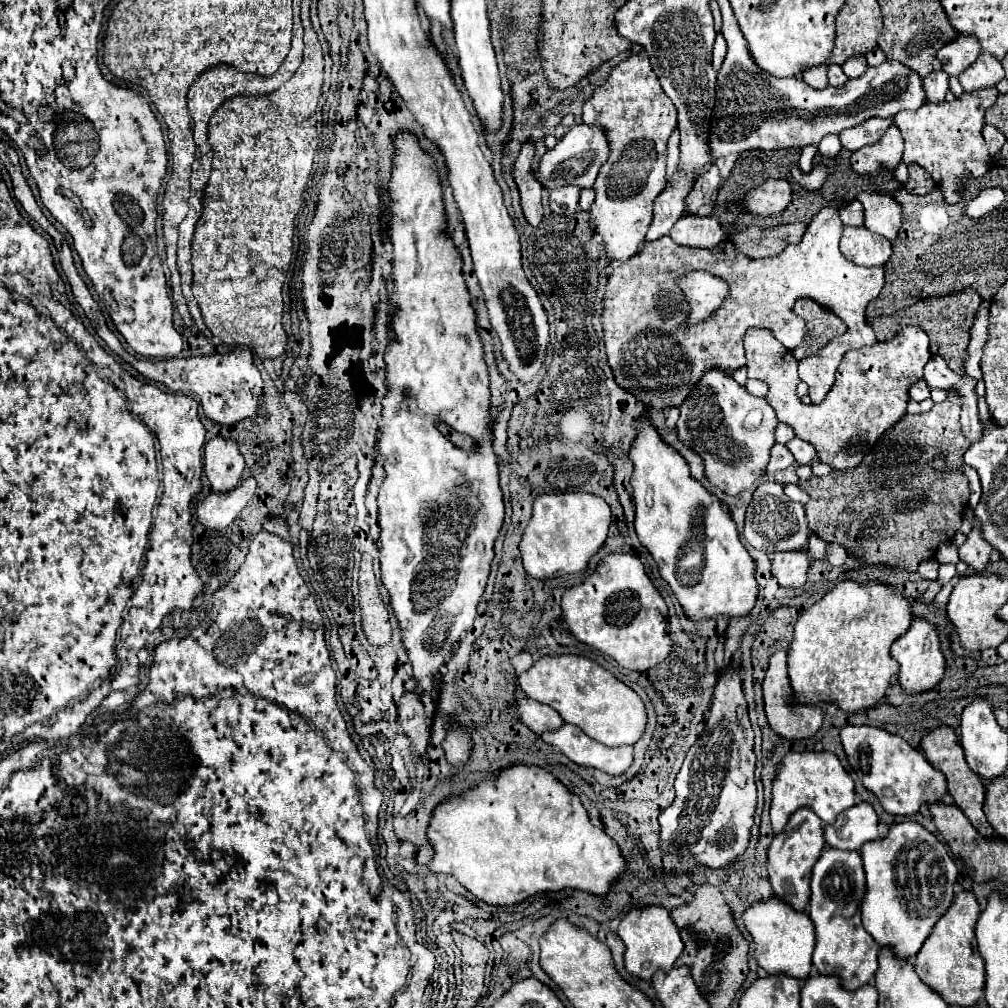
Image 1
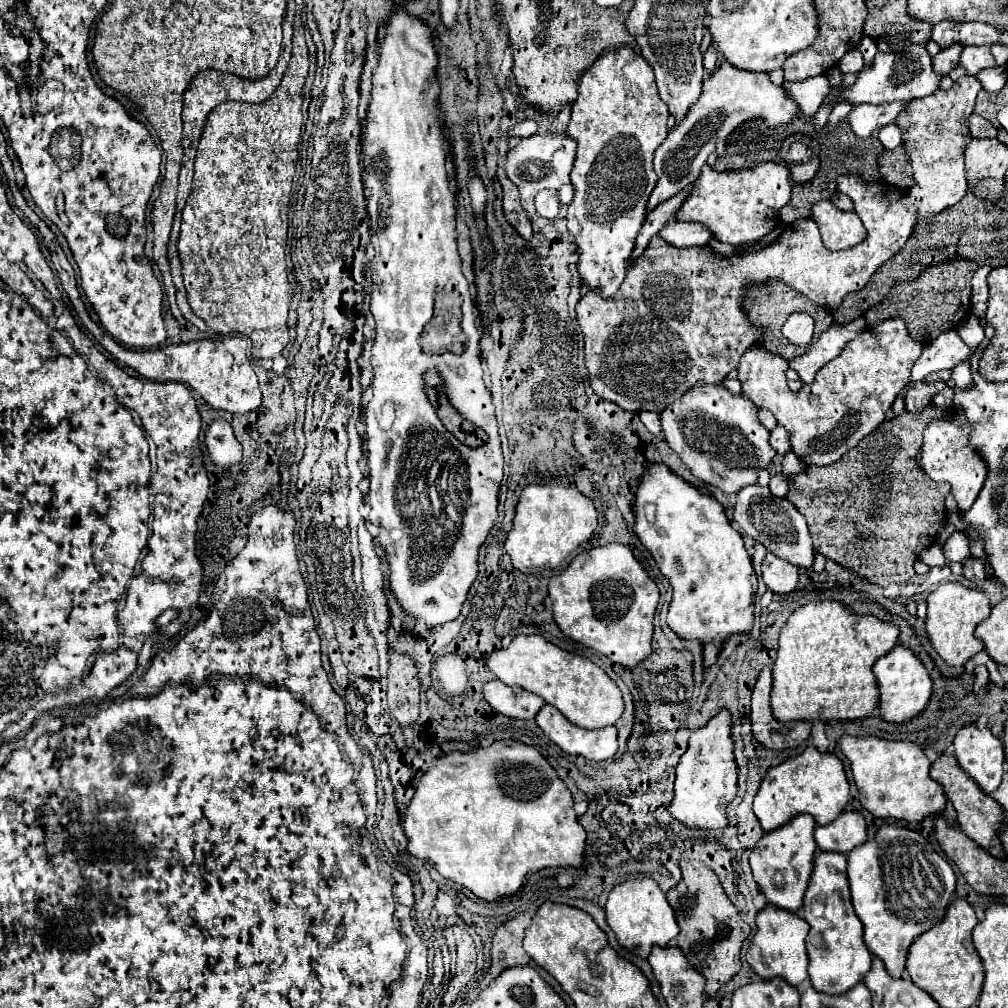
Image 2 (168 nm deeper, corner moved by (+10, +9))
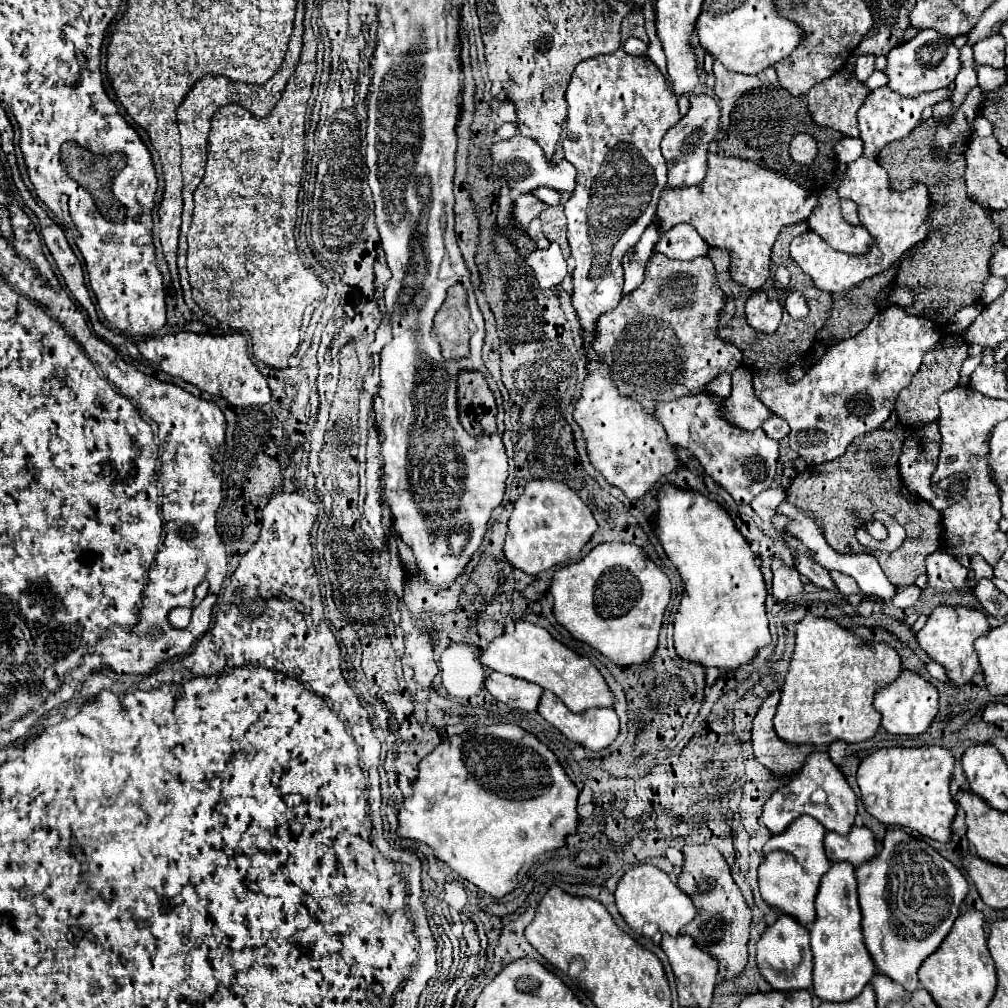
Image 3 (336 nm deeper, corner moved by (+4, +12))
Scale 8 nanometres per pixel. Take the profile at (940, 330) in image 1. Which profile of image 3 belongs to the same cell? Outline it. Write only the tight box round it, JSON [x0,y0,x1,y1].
[878,119,1000,327]

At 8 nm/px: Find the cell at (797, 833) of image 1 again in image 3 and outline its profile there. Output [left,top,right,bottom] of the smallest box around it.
[758,815,830,925]

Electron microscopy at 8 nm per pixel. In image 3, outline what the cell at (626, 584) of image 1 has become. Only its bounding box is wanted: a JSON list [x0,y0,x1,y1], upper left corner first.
[550,543,670,667]

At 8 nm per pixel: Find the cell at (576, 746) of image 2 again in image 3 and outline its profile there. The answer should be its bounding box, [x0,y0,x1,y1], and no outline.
[538,691,618,751]

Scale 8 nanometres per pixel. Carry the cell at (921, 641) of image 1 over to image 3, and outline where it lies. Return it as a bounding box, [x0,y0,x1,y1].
[874,671,938,735]

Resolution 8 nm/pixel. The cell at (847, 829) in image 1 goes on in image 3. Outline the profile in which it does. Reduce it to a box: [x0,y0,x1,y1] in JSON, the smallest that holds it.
[824,827,878,867]

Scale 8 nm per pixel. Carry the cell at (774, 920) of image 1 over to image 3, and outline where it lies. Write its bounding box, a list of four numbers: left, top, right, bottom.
[756,915,812,991]

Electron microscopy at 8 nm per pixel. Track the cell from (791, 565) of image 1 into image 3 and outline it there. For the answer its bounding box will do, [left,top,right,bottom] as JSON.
[772,559,802,601]

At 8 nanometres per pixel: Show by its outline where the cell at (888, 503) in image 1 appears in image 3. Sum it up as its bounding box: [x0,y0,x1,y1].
[786,427,940,585]

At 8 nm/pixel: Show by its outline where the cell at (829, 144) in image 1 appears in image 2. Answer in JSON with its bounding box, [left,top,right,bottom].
[826,102,852,128]

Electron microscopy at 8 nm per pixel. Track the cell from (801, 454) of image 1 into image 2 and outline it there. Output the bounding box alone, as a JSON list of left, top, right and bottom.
[770,426,792,454]

